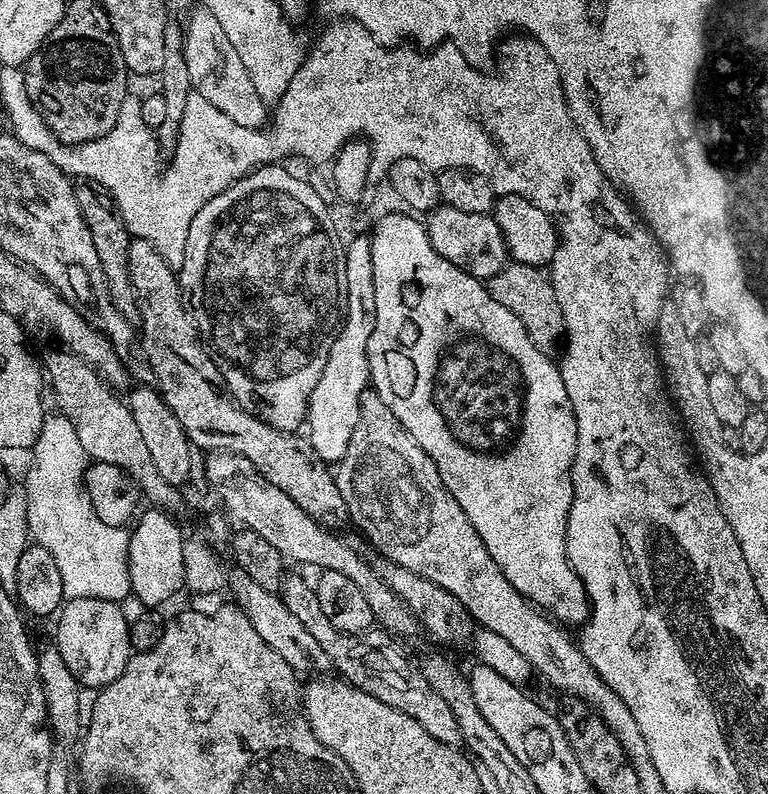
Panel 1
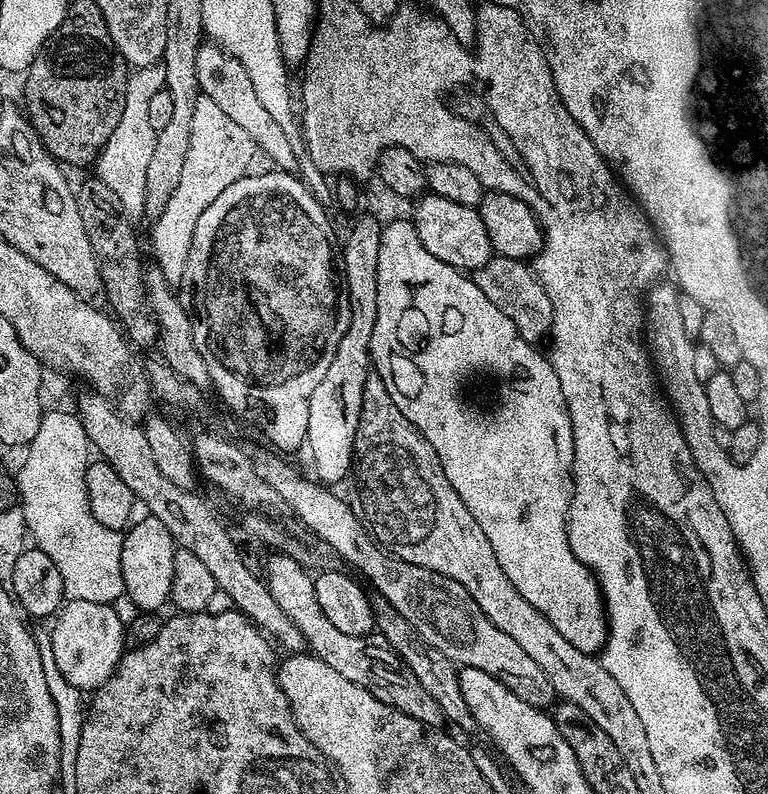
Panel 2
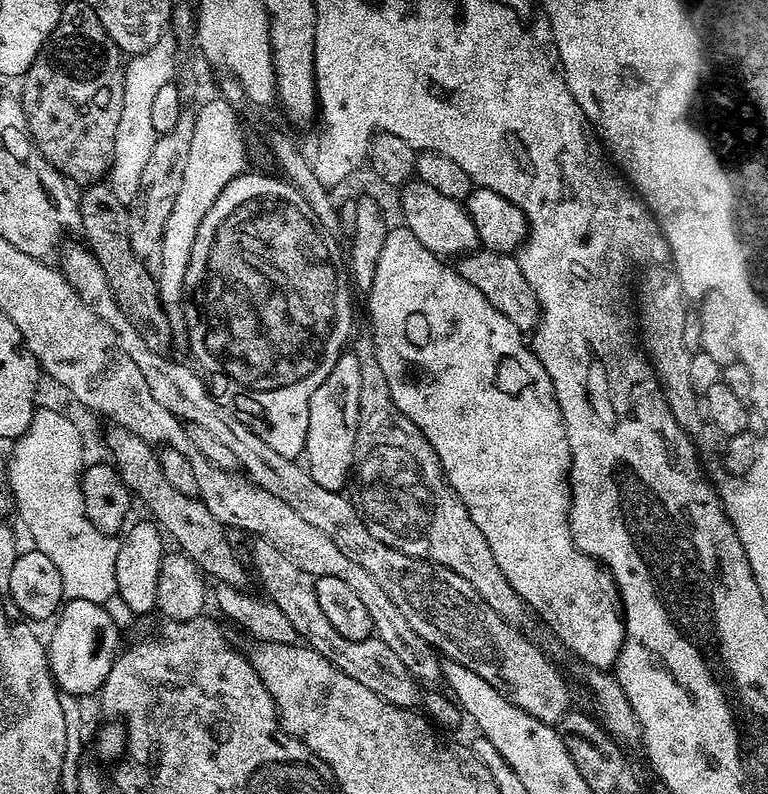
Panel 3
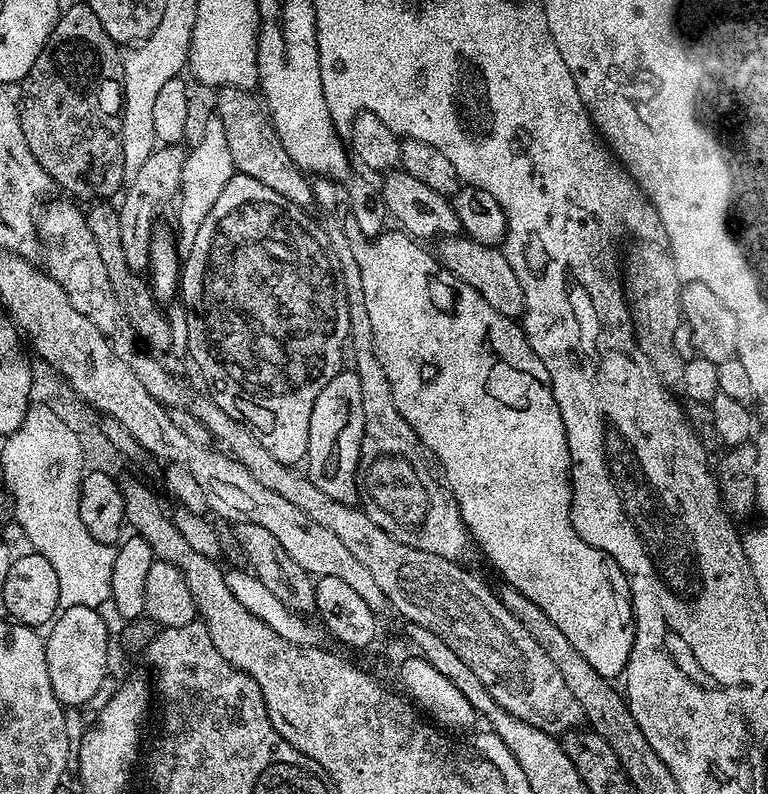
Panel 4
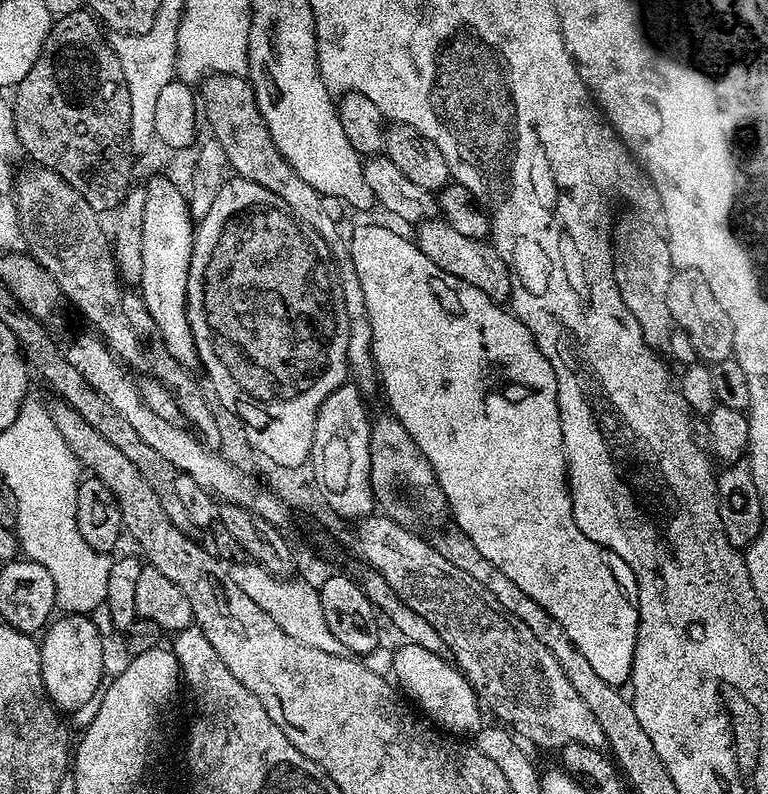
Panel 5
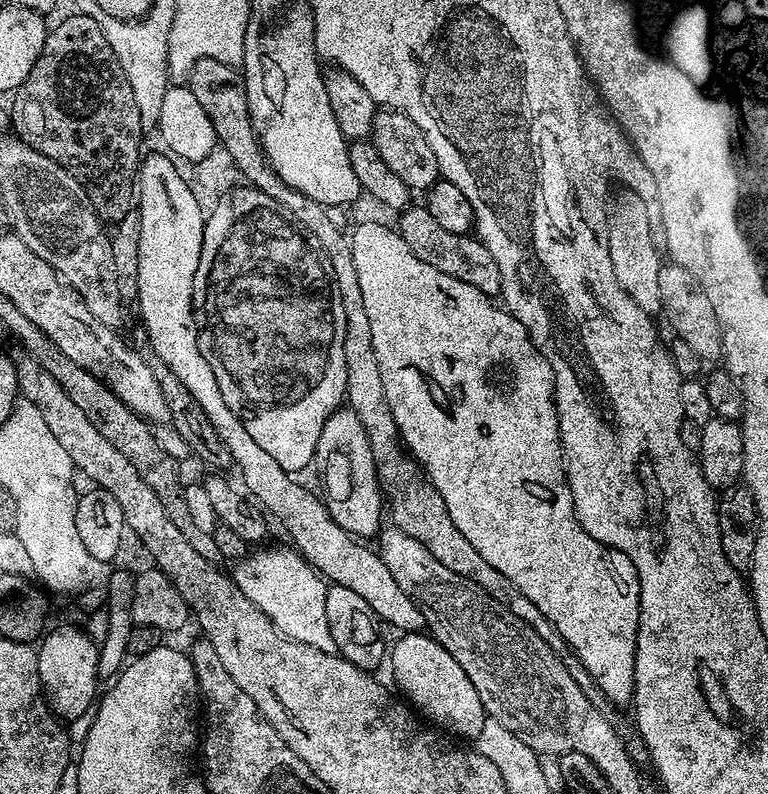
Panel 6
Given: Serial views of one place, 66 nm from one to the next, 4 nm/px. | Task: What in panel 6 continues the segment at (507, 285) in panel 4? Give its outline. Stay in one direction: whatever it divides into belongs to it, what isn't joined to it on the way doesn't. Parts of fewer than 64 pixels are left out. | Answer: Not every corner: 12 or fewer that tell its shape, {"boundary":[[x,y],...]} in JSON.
{"boundary":[[427,207],[399,213],[398,233],[422,262],[500,296],[502,274],[475,235],[438,226]]}

